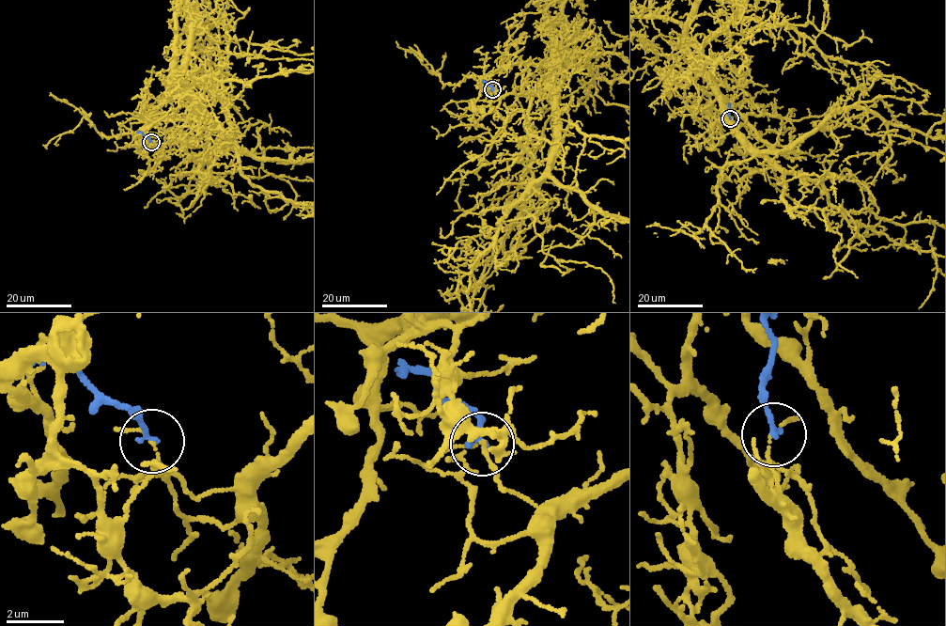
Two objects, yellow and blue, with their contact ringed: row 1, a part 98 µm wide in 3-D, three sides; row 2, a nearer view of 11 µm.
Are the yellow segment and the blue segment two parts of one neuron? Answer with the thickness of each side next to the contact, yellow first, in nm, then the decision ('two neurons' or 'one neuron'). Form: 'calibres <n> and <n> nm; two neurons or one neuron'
calibres 80 and 200 nm; two neurons

